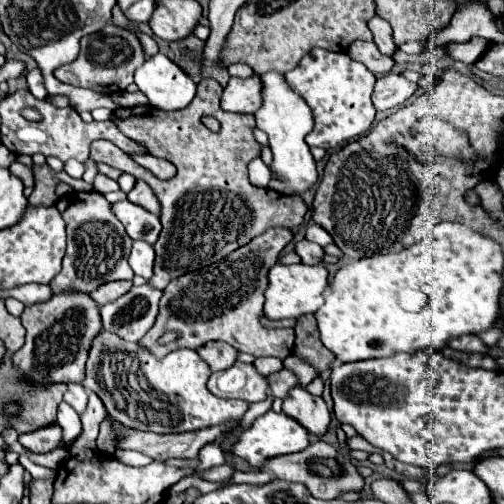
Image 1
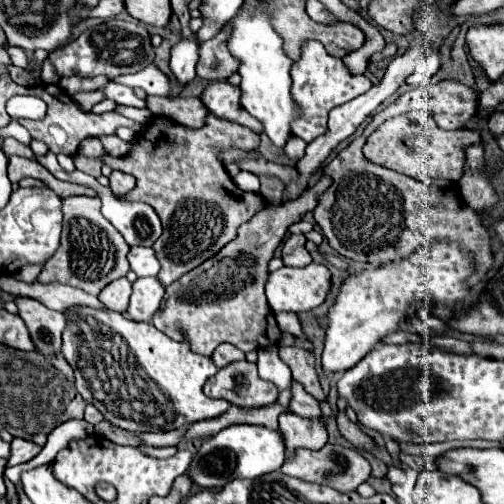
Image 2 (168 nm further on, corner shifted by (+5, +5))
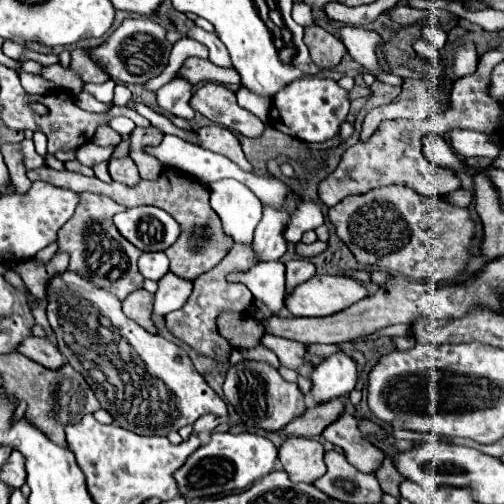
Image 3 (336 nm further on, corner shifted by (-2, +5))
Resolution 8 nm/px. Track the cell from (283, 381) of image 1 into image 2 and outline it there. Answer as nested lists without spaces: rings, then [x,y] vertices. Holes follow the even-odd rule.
[[[295,381],[291,385],[291,389],[293,389],[293,399],[291,399],[293,413],[297,413],[299,417],[305,417],[305,419],[323,419],[325,421],[325,417],[321,413],[321,407],[319,407],[315,397],[305,393],[305,389]]]

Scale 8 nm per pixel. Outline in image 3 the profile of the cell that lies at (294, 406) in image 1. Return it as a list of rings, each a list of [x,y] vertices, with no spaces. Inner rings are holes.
[[[288,437],[280,447],[280,463],[296,483],[312,483],[314,477],[322,477],[324,447],[308,437]]]

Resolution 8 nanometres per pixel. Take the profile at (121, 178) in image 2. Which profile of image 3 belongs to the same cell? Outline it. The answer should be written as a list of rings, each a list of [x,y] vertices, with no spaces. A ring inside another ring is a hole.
[[[124,157],[124,159],[110,159],[110,175],[114,181],[118,183],[124,183],[124,185],[138,185],[140,183],[140,173],[138,173],[138,167],[136,163],[130,159],[130,157]]]

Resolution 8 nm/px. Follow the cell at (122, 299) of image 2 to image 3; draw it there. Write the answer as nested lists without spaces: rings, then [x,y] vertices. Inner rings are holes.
[[[136,289],[132,291],[124,301],[122,301],[122,311],[136,323],[140,323],[140,327],[156,333],[150,315],[152,315],[152,293],[148,293],[146,289]]]

